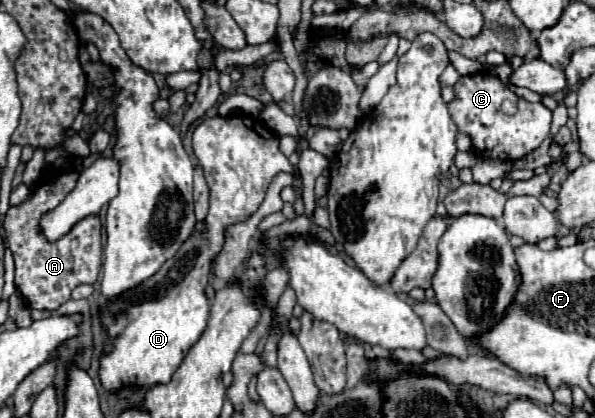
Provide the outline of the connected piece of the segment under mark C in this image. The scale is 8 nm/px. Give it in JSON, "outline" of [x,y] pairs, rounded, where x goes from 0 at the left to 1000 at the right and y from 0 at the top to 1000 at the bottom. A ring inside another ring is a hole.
{"outline":[[[803,172],[773,182],[763,201],[763,239],[753,244],[756,278],[770,316],[783,316],[797,344],[797,364],[807,378],[834,378],[834,383],[871,383],[901,359],[911,335],[924,321],[928,268],[914,249],[894,249],[874,230],[867,230],[844,191],[824,172]],[[861,239],[871,254],[864,278],[844,268],[844,244]]]}

